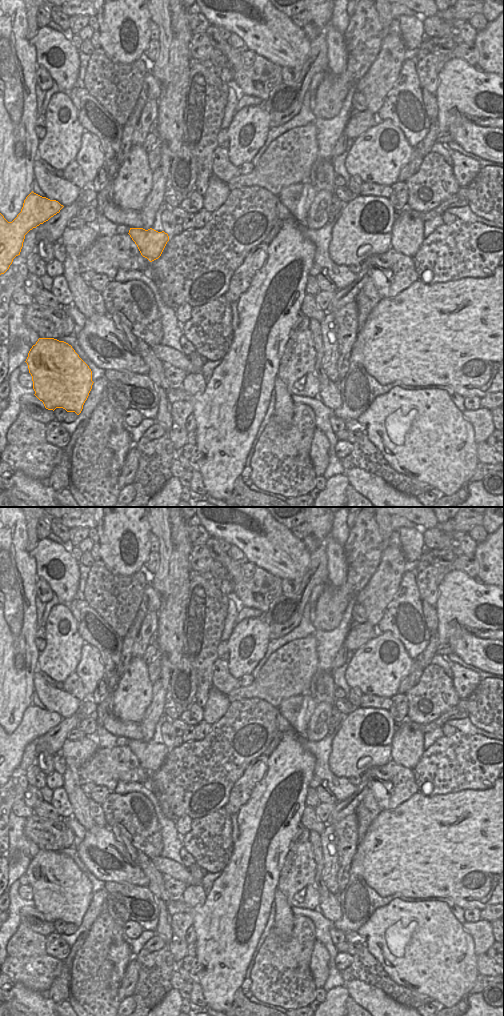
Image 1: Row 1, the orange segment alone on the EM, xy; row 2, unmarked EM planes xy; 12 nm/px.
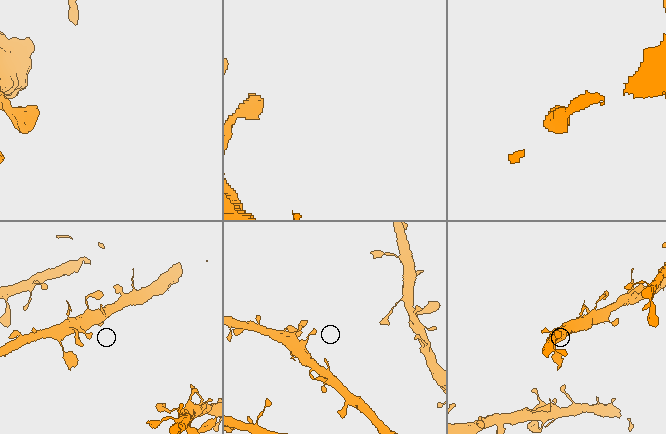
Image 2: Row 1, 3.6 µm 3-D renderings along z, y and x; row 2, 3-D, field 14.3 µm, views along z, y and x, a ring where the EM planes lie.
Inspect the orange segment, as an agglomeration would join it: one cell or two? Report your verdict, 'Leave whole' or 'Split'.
Leave whole

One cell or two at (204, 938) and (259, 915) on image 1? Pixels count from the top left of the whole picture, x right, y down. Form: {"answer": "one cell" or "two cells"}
{"answer": "one cell"}

